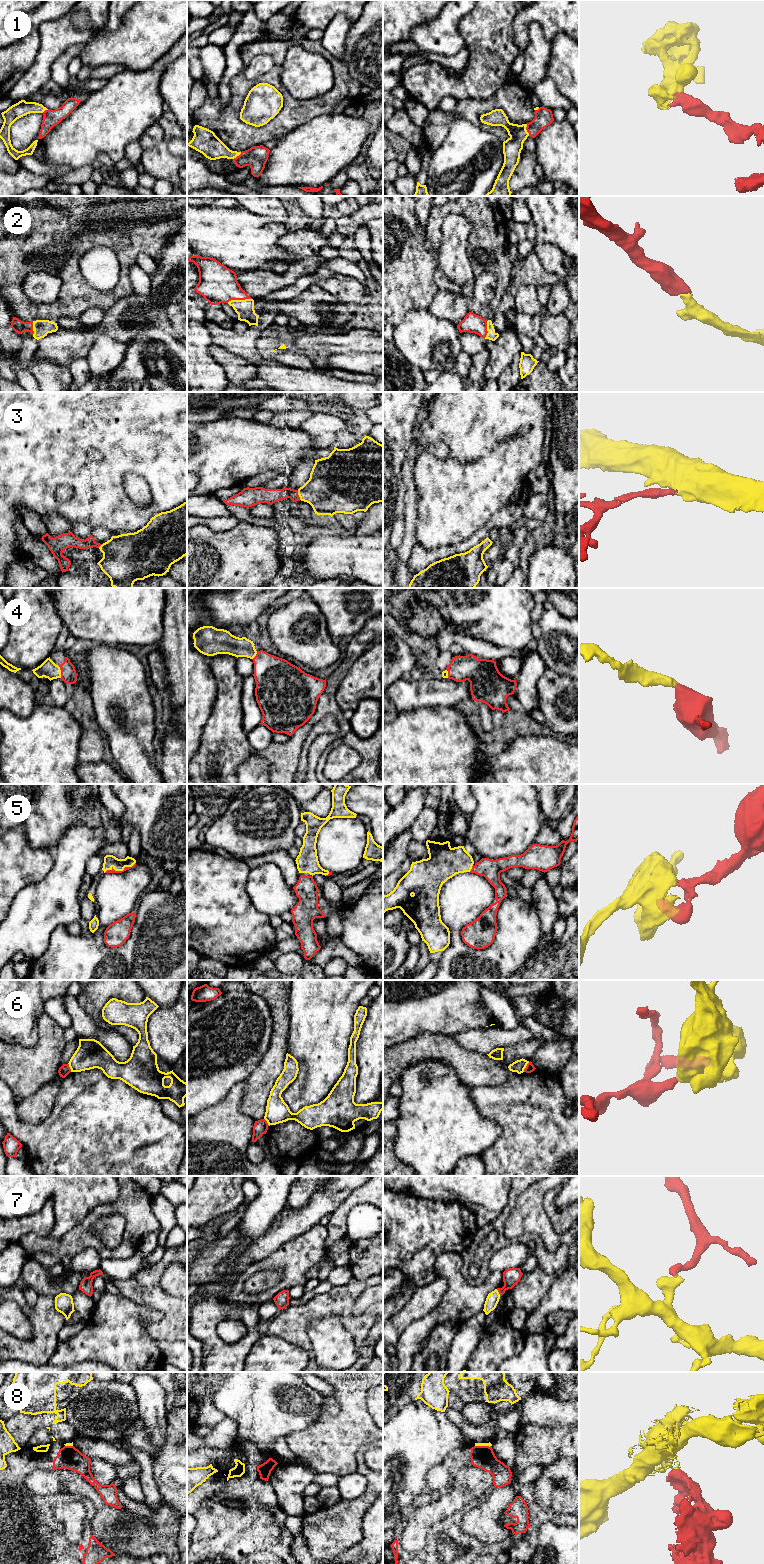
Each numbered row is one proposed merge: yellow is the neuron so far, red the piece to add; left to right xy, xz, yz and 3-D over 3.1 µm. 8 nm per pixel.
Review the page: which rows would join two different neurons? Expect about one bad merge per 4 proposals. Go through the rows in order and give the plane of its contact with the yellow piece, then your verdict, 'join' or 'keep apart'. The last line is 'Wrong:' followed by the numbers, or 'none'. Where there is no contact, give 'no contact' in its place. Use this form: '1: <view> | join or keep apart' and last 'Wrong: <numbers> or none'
1: yz | join
2: xz | join
3: xz | join
4: xy | join
5: xy | join
6: yz | keep apart
7: yz | join
8: yz | keep apart
Wrong: 6, 8

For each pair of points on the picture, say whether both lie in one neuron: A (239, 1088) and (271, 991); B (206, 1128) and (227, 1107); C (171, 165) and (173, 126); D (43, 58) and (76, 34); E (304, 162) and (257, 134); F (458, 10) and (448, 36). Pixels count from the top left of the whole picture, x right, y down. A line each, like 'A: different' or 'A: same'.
A: different
B: same
C: same
D: same
E: different
F: same

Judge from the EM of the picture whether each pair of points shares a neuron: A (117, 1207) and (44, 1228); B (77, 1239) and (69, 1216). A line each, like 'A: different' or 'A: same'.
A: different
B: different

